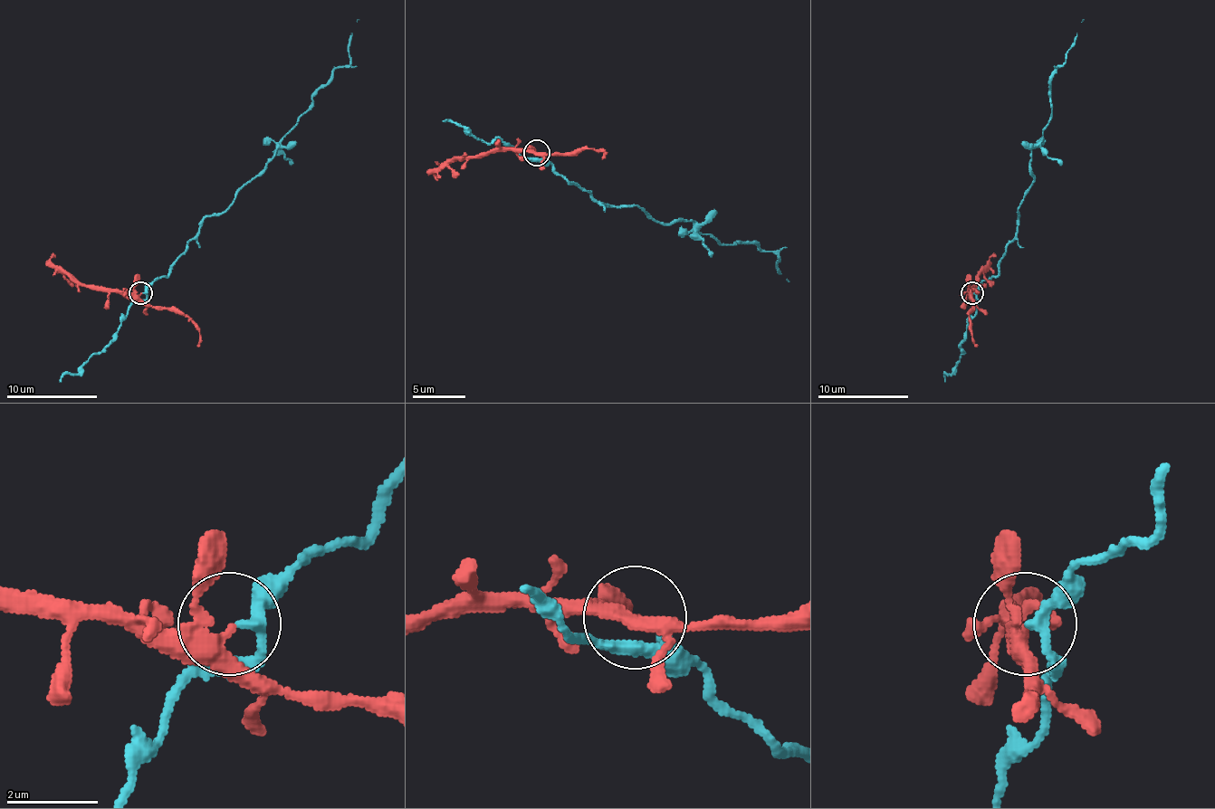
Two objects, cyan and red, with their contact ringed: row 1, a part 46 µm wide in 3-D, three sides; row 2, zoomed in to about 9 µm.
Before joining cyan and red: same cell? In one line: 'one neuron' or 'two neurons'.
two neurons

